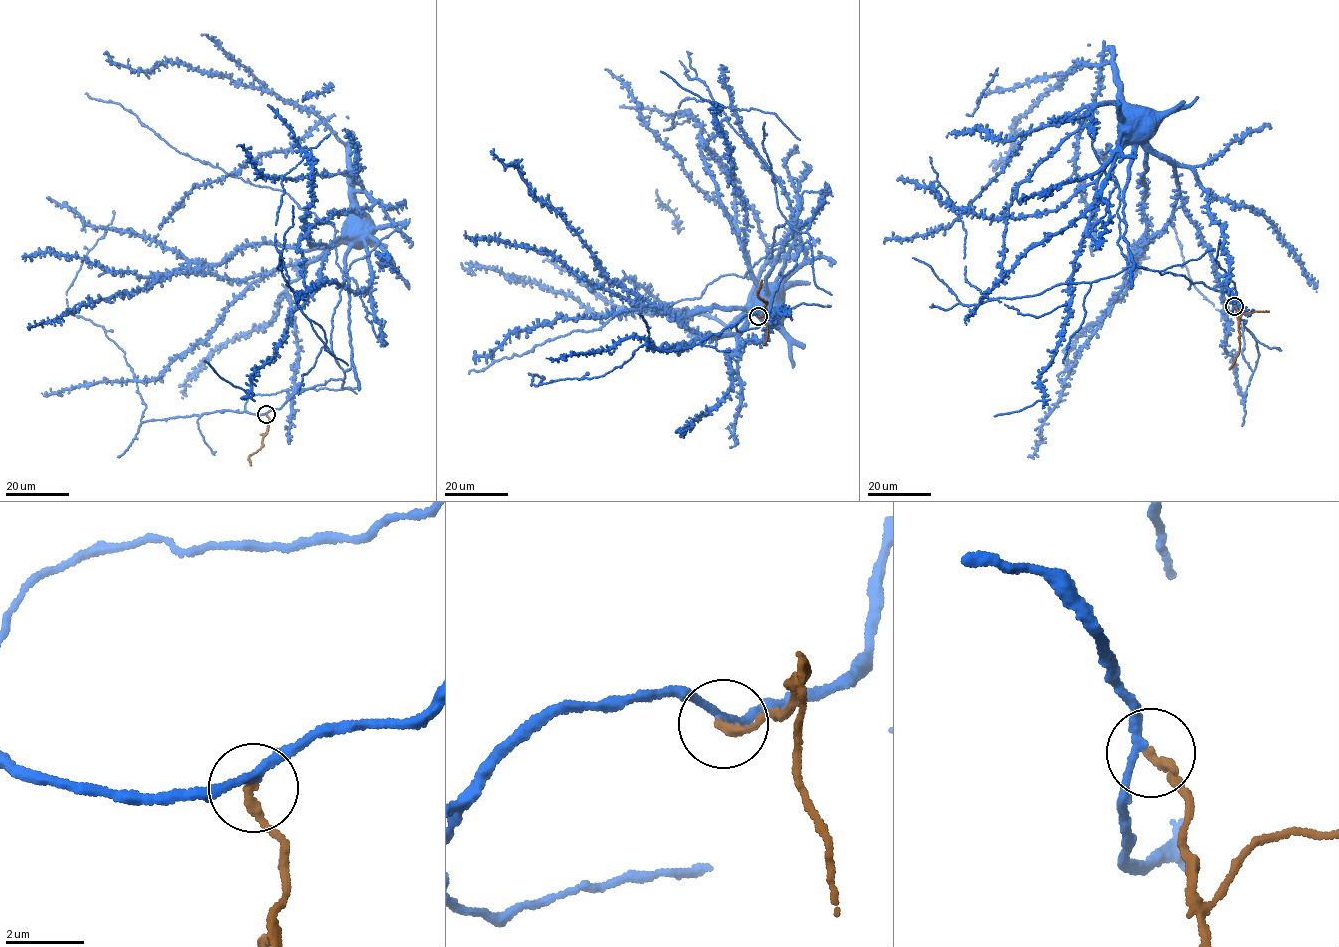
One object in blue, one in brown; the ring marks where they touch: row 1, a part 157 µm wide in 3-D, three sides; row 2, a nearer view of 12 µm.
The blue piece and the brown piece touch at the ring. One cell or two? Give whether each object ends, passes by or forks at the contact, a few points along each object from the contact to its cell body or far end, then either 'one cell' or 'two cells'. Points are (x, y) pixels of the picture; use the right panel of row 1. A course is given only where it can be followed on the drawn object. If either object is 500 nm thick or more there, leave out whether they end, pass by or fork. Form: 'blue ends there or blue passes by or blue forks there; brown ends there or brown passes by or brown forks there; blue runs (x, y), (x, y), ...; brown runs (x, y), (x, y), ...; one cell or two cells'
blue passes by; brown ends there; blue runs (1234, 306), (1226, 292), (1132, 259), (1123, 215), (1132, 147), (1120, 137), (1123, 121), (1129, 123); brown runs (1234, 306), (1240, 331), (1238, 354), (1229, 369); two cells

